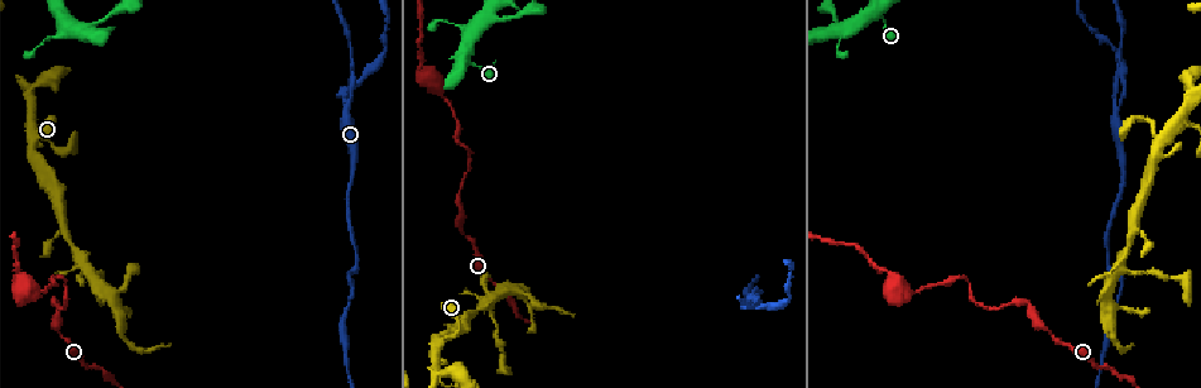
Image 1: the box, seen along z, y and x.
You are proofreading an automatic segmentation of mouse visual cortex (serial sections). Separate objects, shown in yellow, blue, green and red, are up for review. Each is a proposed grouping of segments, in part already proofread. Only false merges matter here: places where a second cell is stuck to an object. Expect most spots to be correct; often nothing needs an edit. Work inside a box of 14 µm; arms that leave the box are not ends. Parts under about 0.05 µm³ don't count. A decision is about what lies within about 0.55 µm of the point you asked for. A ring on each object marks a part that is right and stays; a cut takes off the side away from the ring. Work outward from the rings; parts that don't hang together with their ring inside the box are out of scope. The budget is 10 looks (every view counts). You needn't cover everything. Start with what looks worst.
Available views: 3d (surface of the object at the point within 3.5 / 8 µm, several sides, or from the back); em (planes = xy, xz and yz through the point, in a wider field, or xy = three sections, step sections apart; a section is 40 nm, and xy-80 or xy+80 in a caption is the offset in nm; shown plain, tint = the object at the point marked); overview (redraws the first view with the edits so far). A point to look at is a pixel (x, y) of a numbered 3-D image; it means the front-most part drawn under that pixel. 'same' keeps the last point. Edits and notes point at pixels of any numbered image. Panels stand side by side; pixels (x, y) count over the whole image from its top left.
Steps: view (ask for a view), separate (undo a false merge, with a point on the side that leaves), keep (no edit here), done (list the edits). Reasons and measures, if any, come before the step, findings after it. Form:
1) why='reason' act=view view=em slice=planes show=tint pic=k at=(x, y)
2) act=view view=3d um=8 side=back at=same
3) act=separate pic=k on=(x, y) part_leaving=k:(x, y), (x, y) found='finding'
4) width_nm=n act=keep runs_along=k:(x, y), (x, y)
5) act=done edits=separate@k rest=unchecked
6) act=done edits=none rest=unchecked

why='three arms meet' act=view view=3d um=3.5 pic=1 at=(342, 102)

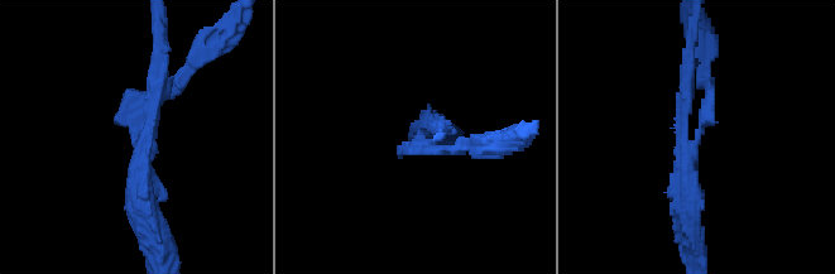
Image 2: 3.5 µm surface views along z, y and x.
arms=3 arm_widths_nm=150,150,300 why='now the EM' act=view view=em slice=xy step=3 show=tint pic=2 at=(697, 140)

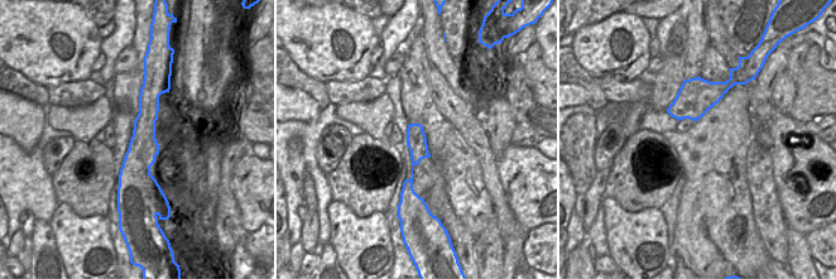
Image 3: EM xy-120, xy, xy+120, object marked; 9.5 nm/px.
act=view view=em slice=xy step=1 show=tint at=same

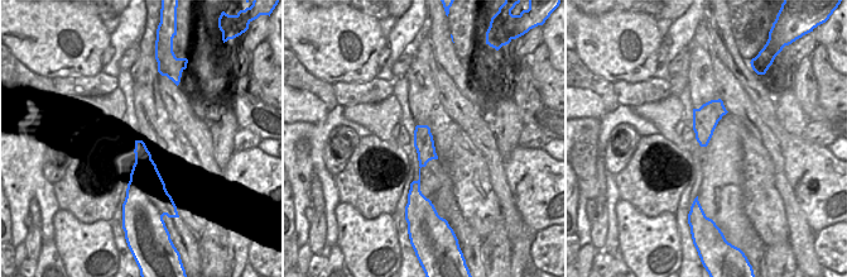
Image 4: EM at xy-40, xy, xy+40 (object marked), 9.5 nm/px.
width_nm=190 act=separate pic=2 on=(129, 101) part_leaving=2:(694, 149), (710, 100), (704, 57) found='a second cell is stuck on'

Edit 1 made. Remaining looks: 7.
why='three-way junction' act=view view=em slice=xy step=1 show=tint pic=1 at=(85, 265)

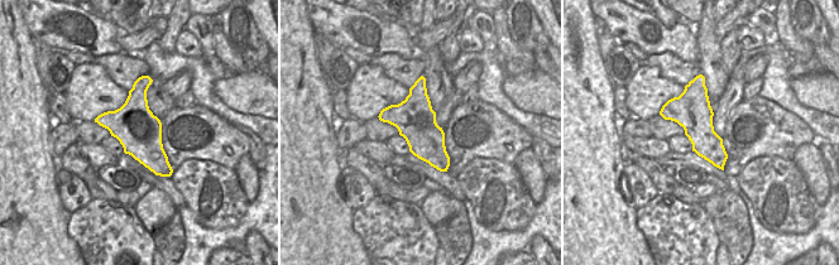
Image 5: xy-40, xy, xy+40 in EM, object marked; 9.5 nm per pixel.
why='see where the arms go' act=view view=3d um=3.5 at=same

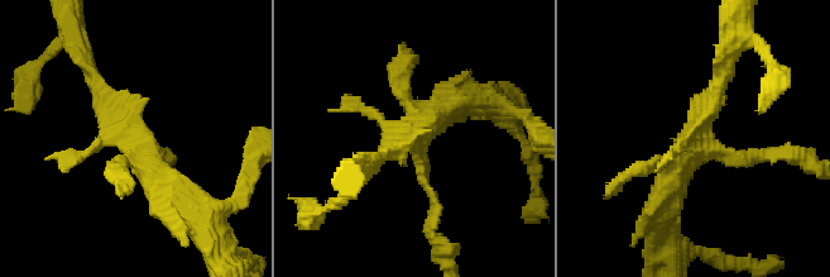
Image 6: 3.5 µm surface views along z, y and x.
act=keep runs_along=6:(89, 67), (104, 103), (173, 200) found='all the same cell'

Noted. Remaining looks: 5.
act=view view=3d um=3.5 pic=1 at=(470, 149)

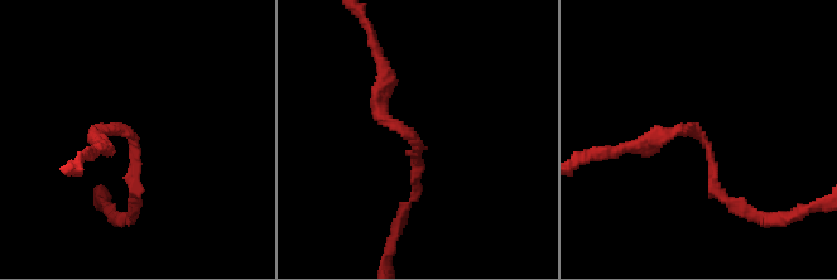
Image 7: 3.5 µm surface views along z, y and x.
arm_widths_nm=150,200 why='shape alone is not enough' act=view view=em slice=planes show=tint pic=7 at=(698, 131)

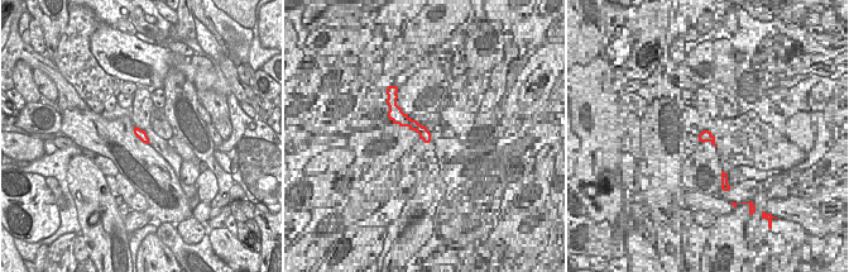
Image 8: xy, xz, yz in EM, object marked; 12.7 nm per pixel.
width_nm=120 act=keep runs_along=7:(730, 203), (697, 130), (633, 145) found='continuous, no second cell'

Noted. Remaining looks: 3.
act=view view=3d um=8 side=back pic=1 at=(439, 86)

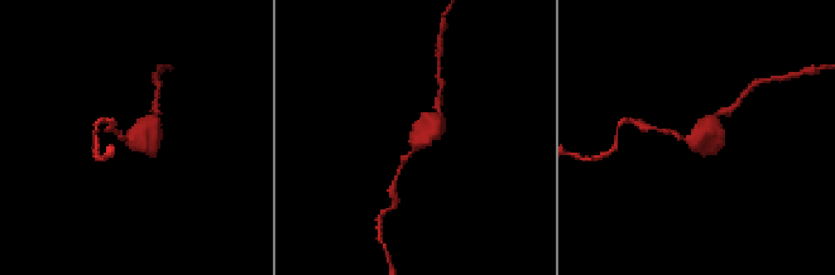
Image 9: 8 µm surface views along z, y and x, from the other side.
why='shape alone is not enough' act=view view=em slice=xy step=3 show=tint pic=9 at=(695, 140)

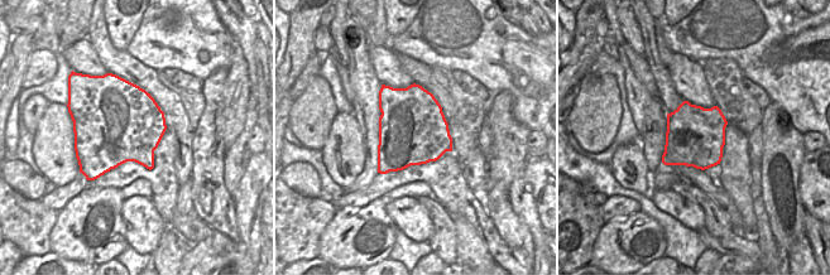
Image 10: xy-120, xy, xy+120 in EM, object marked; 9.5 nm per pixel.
act=keep runs_along=9:(402, 160), (440, 122), (440, 112) found='continuous, no second cell'

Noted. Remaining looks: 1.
act=done edits=separate@2 rest=unchecked

